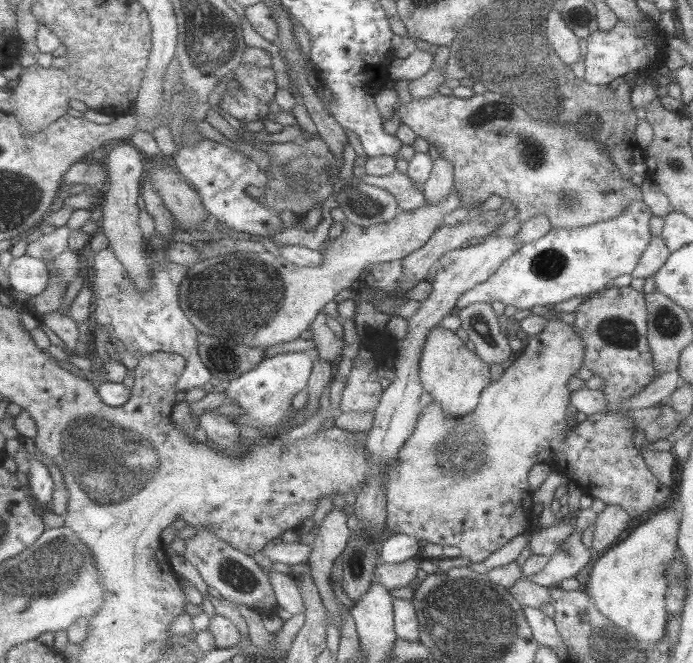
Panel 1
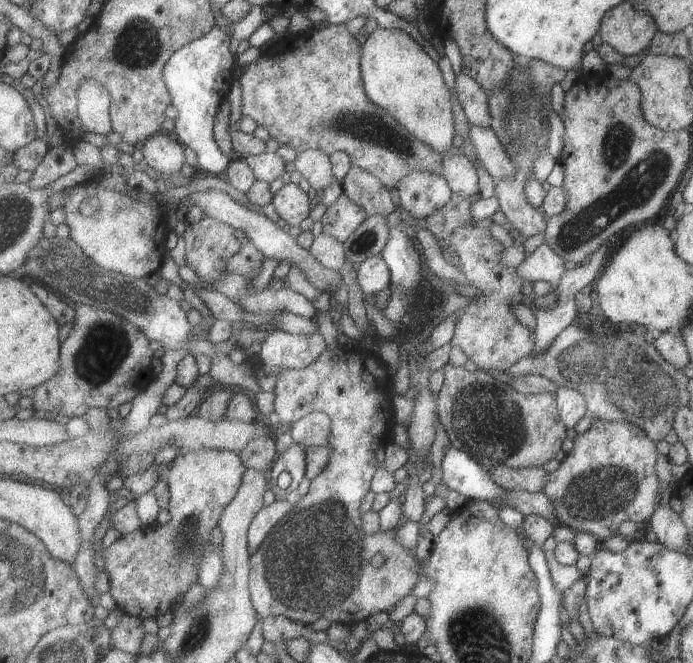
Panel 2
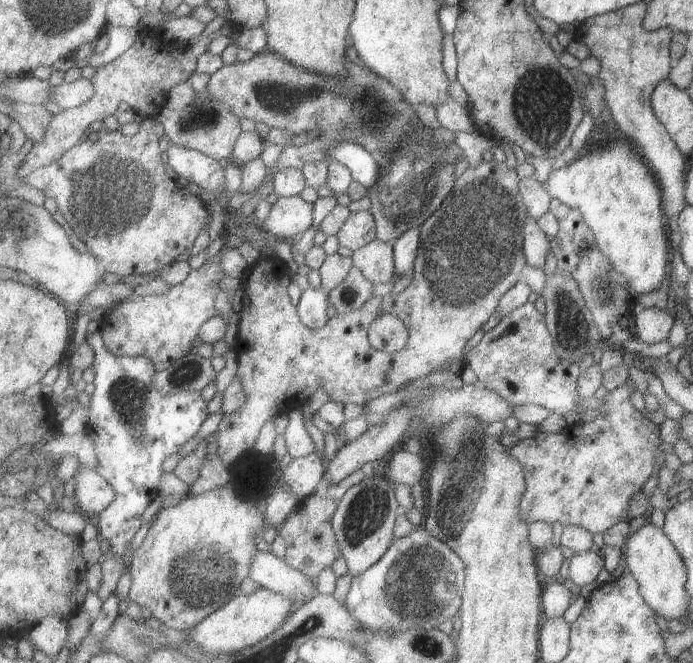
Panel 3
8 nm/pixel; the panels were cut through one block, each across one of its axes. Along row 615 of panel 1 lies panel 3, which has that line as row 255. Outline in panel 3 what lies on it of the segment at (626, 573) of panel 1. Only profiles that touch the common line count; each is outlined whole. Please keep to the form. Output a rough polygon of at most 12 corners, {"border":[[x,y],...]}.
{"border":[[632,145],[549,172],[629,296],[658,290],[670,251],[660,191]]}

